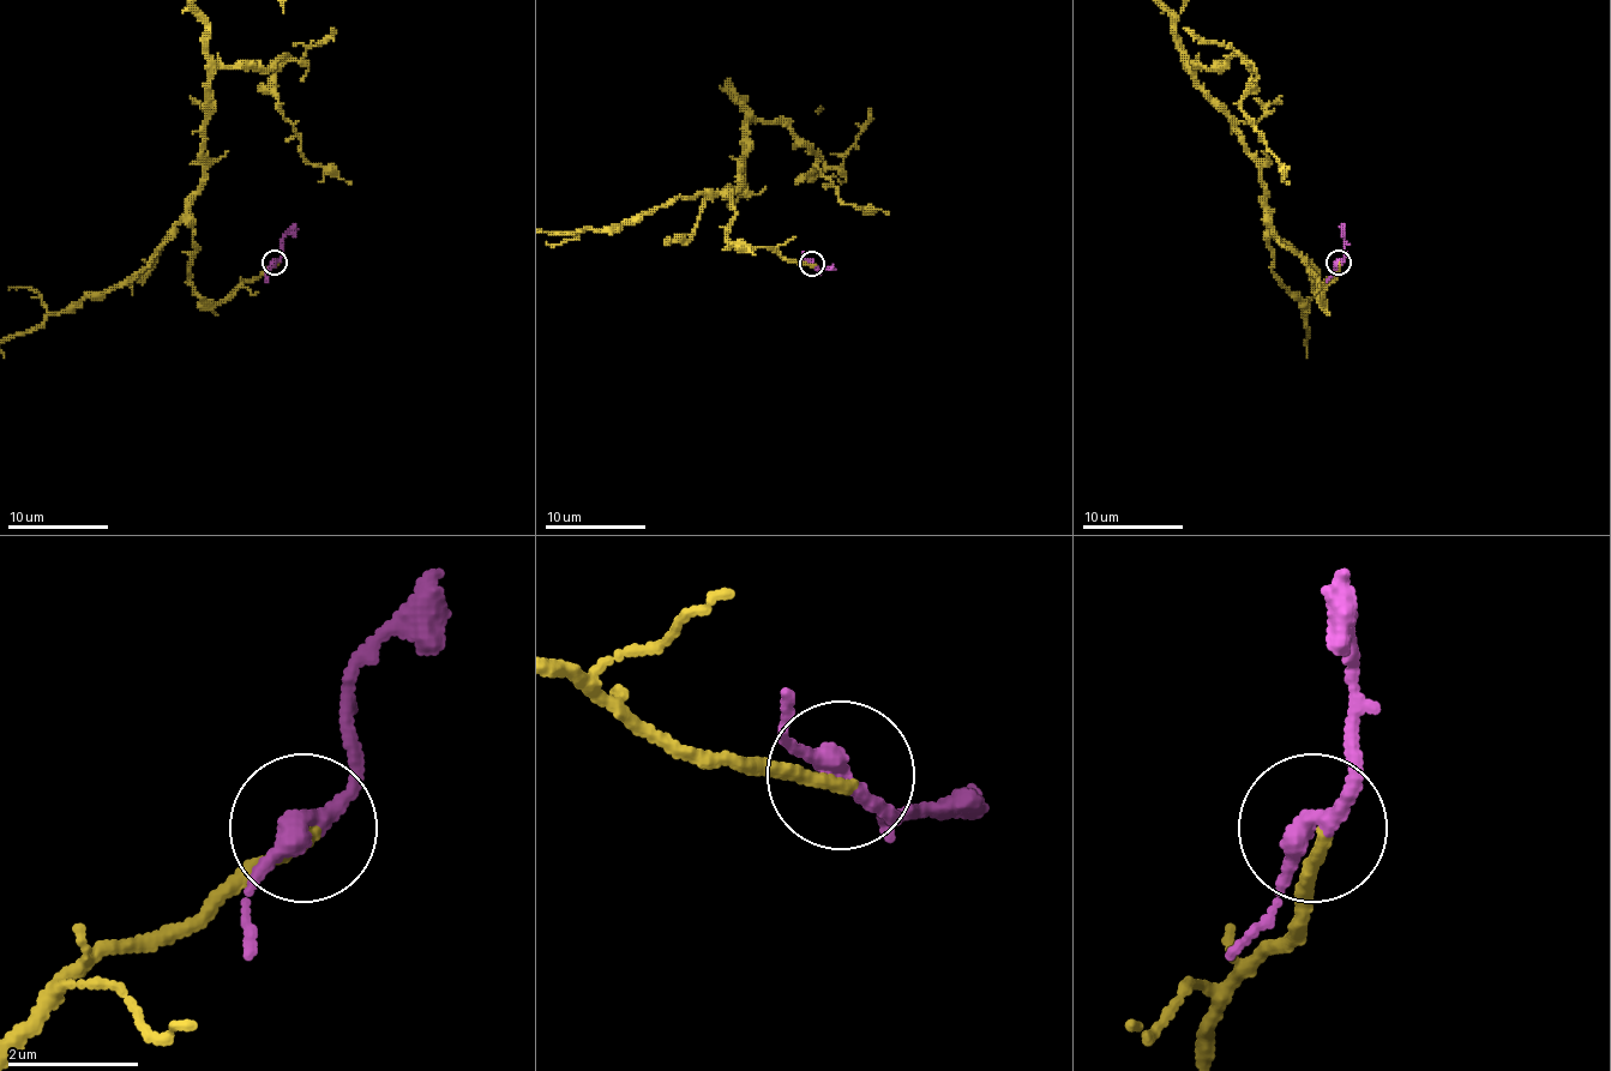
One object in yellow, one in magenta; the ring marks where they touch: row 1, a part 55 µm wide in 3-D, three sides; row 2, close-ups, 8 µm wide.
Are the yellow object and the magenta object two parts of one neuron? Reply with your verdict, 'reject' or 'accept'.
accept

